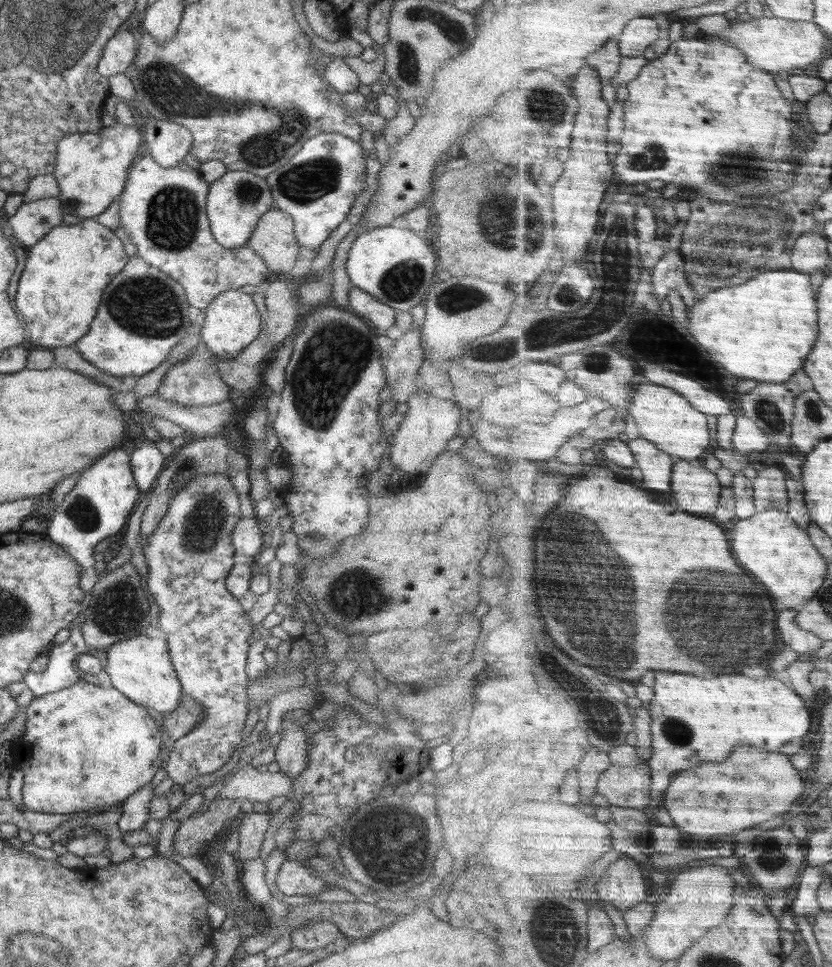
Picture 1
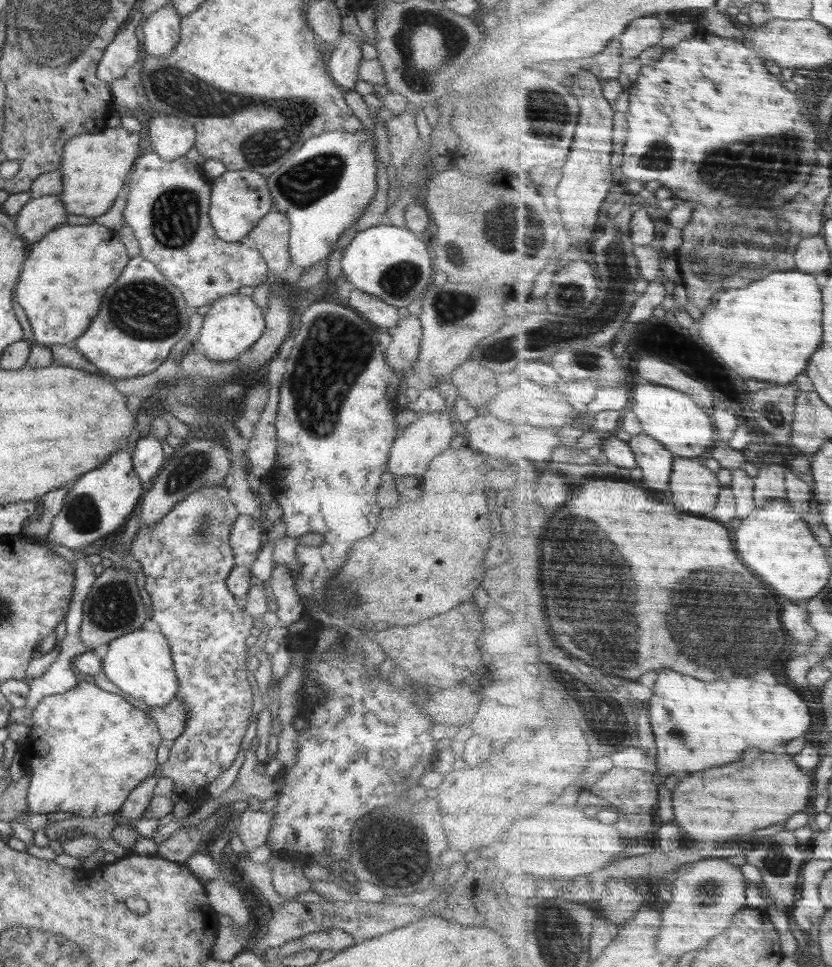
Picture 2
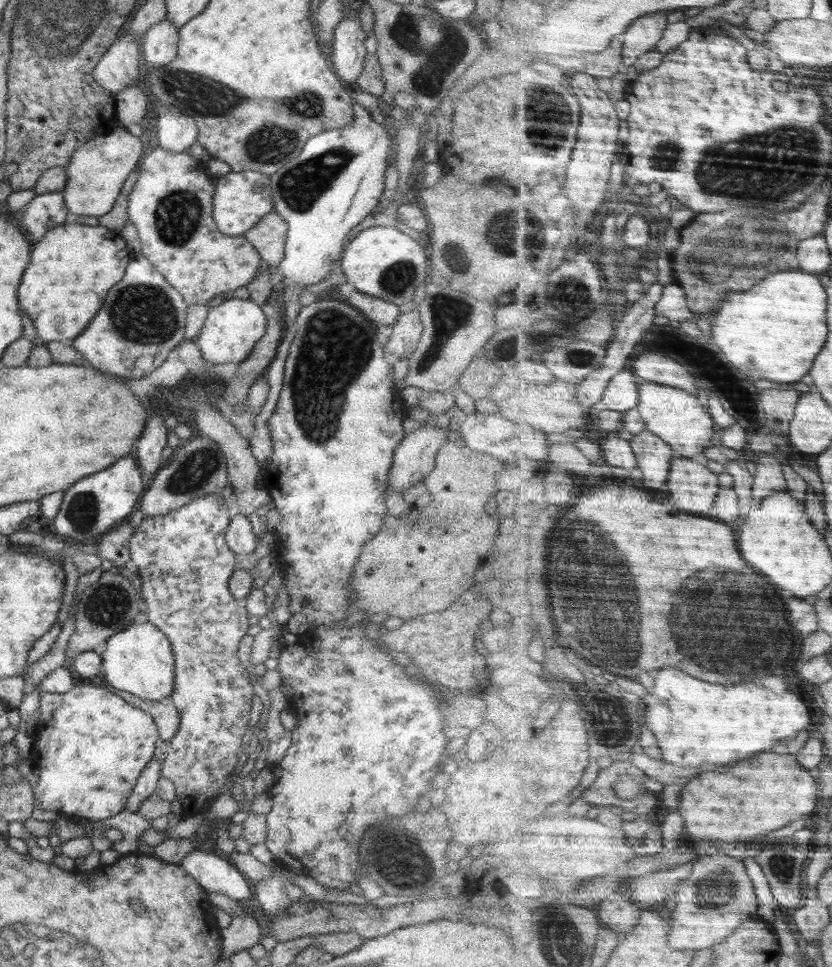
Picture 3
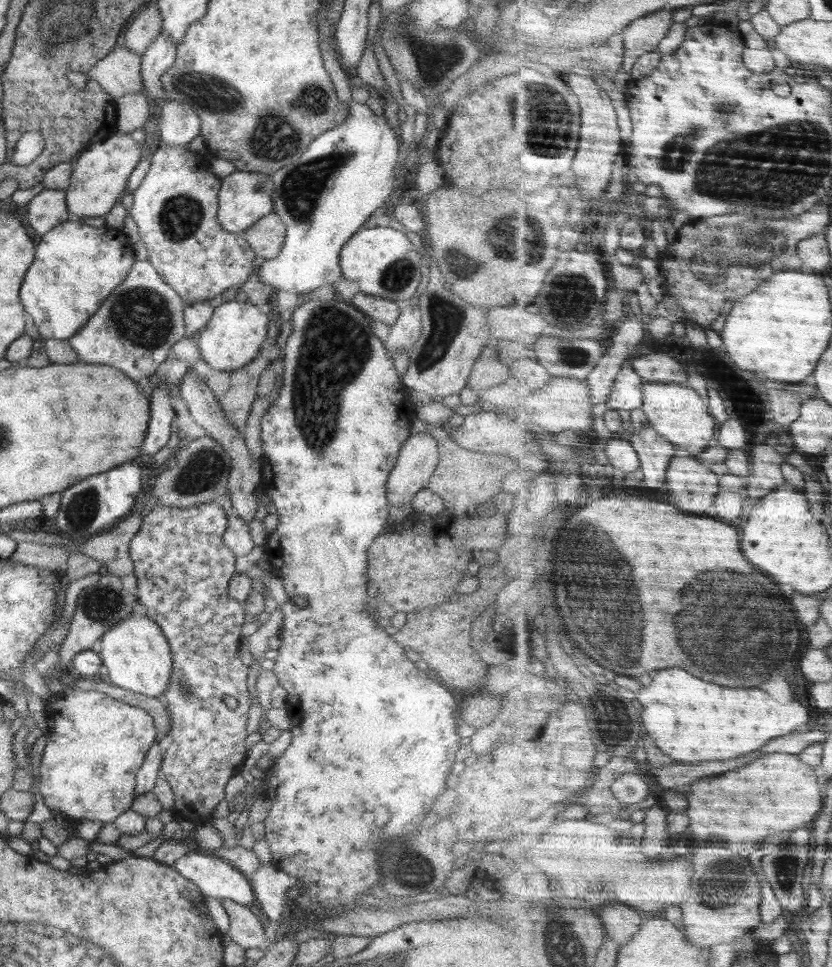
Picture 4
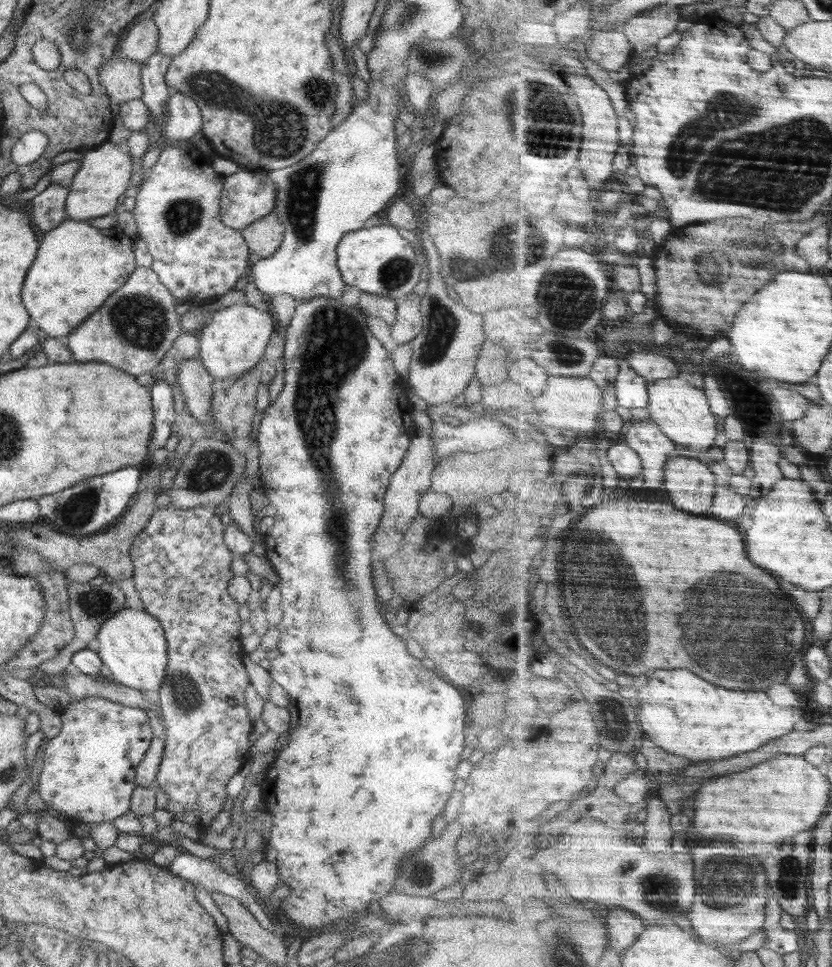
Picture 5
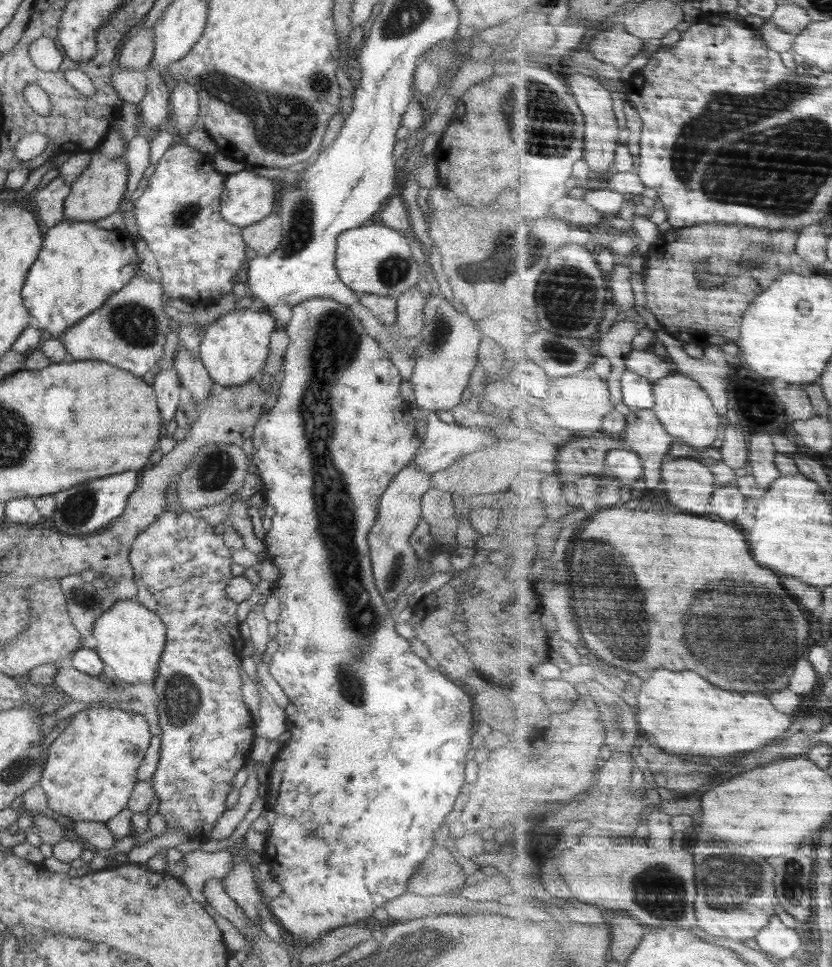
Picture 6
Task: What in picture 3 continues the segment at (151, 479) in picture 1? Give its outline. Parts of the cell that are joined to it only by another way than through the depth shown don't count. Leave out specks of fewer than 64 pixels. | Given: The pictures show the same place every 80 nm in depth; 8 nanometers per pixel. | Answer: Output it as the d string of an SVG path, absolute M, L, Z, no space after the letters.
M161 413L152 416L148 423L145 423L144 434L136 442L138 450L134 450L133 455L144 474L154 475L165 464L161 460L168 436L164 418Z

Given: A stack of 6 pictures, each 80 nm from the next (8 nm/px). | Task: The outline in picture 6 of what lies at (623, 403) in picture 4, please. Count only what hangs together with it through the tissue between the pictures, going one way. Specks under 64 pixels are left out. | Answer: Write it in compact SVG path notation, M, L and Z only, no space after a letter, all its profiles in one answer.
M630 369L623 378L624 403L640 409L653 409L657 403L654 383Z

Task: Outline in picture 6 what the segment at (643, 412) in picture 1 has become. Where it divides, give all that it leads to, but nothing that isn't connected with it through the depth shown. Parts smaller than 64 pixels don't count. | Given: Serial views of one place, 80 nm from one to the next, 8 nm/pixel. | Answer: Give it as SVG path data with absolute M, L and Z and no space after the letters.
M674 372L670 376L654 383L657 396L656 406L653 408L668 432L689 445L698 448L712 447L721 437L720 426L723 426L720 413L716 412L710 394L702 388L702 384L692 380L690 376Z

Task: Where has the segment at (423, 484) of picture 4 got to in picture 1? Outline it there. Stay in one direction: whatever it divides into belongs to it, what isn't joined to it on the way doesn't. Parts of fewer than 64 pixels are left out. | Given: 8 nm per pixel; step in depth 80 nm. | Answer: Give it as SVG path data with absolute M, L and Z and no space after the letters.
M417 391L407 400L409 409L404 414L404 420L390 440L387 453L391 464L398 470L404 470L408 474L420 475L425 473L434 459L444 451L446 443L460 432L461 409L455 401L439 399L437 397L425 397Z

